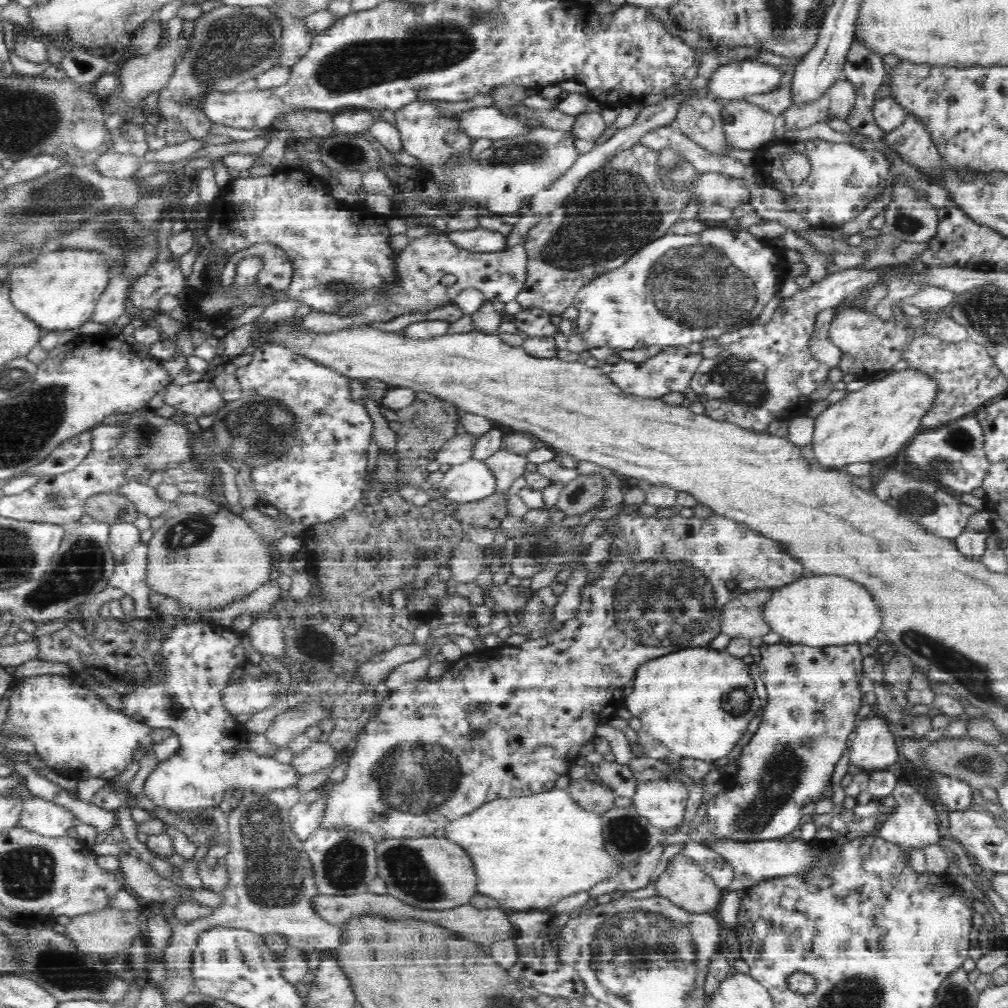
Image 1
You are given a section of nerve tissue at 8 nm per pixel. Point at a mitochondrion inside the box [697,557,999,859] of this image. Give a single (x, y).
(779, 778)

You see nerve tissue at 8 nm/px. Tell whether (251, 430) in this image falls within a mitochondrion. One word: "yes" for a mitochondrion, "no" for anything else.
yes

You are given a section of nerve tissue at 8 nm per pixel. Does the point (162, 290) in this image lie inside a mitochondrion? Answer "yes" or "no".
no

